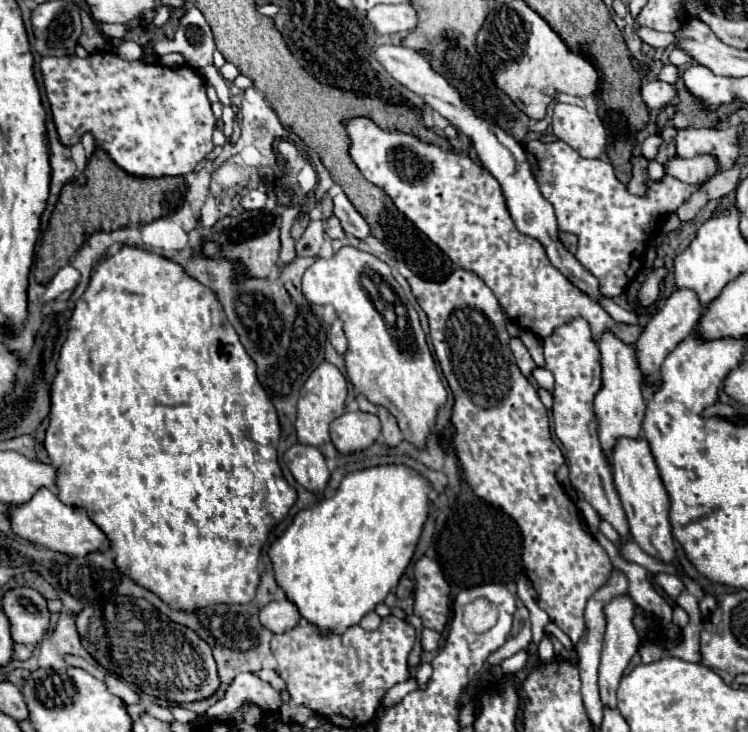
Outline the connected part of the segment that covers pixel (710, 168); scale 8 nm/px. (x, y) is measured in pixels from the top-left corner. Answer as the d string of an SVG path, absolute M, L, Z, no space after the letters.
M700 154L694 158L682 158L682 156L672 156L664 164L666 174L672 178L678 178L680 182L688 184L700 184L708 182L720 172L720 162L714 158L714 154Z

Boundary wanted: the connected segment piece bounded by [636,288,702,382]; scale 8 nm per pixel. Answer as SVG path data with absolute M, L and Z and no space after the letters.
M674 290L674 294L666 300L664 308L660 308L652 318L650 322L644 326L638 342L636 342L636 352L638 352L638 362L640 362L640 368L644 372L644 376L648 376L648 380L652 382L658 382L660 374L660 364L664 362L666 354L670 354L678 342L682 342L686 336L690 336L690 332L694 330L694 324L700 316L700 302L698 302L698 294L694 294L694 290Z

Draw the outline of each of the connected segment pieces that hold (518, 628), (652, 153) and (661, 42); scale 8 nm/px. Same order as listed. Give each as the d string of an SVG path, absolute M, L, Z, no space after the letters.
M520 606L514 612L514 624L512 624L512 632L510 638L504 642L504 646L500 646L496 652L492 652L488 656L488 664L496 666L500 662L504 662L506 658L514 656L516 652L528 648L532 640L532 632L530 632L530 620L528 620L528 610L524 606Z
M660 134L650 135L642 144L642 155L649 160L654 159L662 141Z
M634 26L638 36L642 36L644 42L648 42L650 46L654 48L666 48L666 46L676 46L678 42L674 42L674 36L672 34L664 34L664 32L654 32L654 30L648 30L648 28L638 28Z

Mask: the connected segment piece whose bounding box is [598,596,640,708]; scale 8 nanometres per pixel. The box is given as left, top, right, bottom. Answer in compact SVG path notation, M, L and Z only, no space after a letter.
M620 596L614 598L608 606L606 606L606 616L608 616L608 626L606 626L606 634L604 634L604 650L602 650L602 662L598 668L598 688L600 688L600 698L604 702L604 706L616 708L616 688L624 676L624 670L630 662L630 658L636 654L640 638L632 626L632 618L634 618L634 602L630 600L630 596Z

